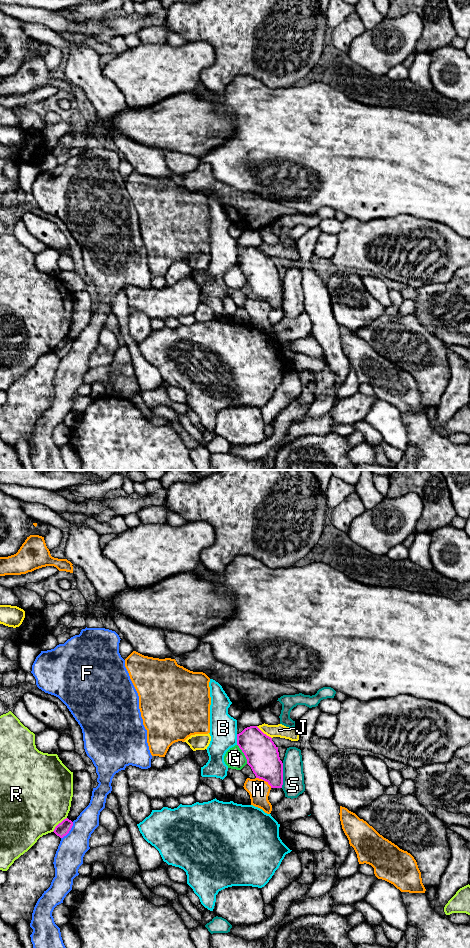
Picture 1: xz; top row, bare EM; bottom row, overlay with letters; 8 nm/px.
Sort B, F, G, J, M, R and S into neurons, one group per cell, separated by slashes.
B / F / G / J / M / R / S

